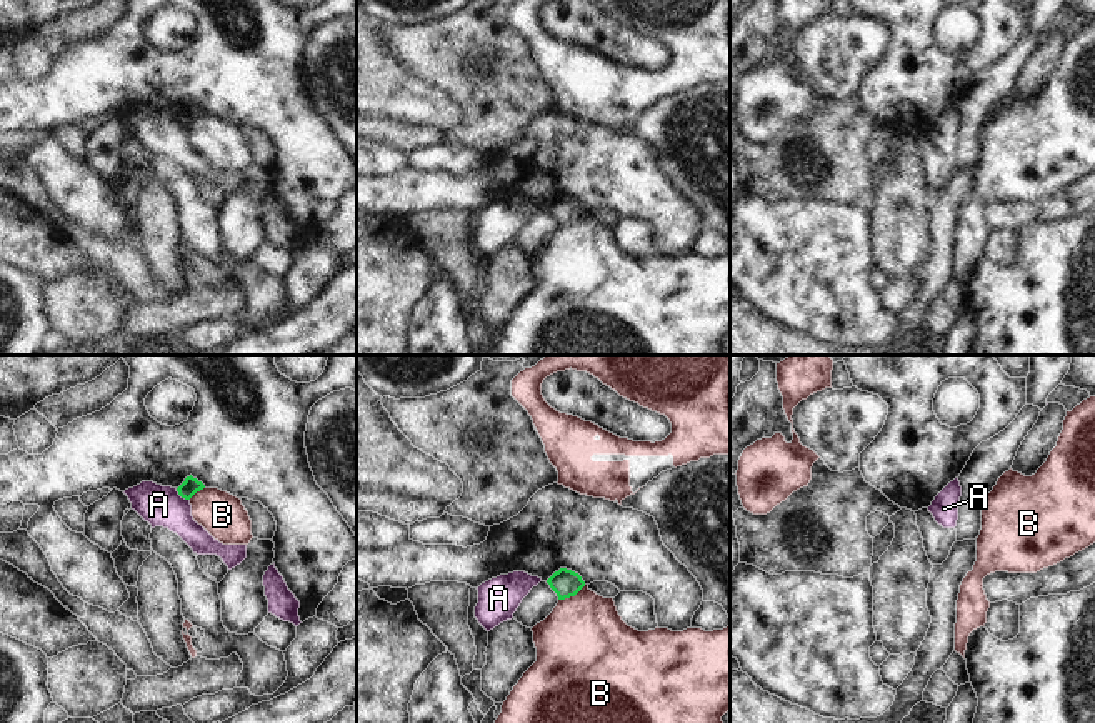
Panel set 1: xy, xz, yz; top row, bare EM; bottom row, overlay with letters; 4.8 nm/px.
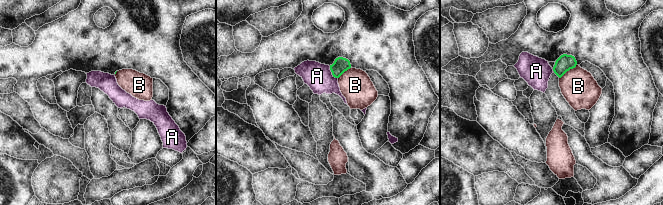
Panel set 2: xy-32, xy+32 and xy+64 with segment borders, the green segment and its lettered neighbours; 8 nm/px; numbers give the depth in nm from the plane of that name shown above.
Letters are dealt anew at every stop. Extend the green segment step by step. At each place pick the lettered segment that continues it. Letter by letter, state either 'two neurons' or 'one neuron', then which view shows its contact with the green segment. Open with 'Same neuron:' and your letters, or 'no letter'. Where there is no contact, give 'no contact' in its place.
Same neuron: no letter
A: two neurons | xy
B: two neurons | xz

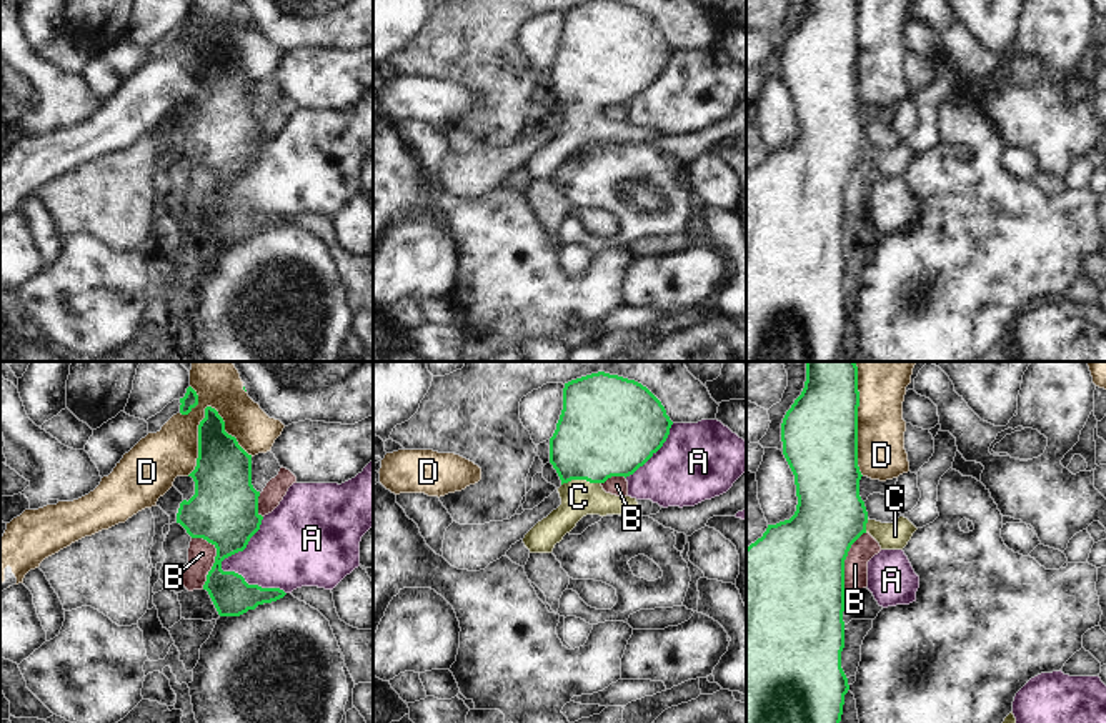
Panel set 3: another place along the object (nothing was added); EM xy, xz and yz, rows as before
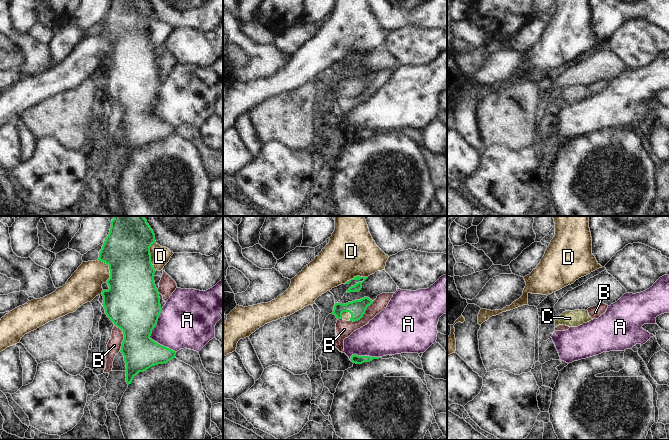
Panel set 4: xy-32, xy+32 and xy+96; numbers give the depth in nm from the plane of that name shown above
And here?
Same neuron: C
A: two neurons | xy
B: two neurons | xy
C: one neuron | xz
D: two neurons | xy

